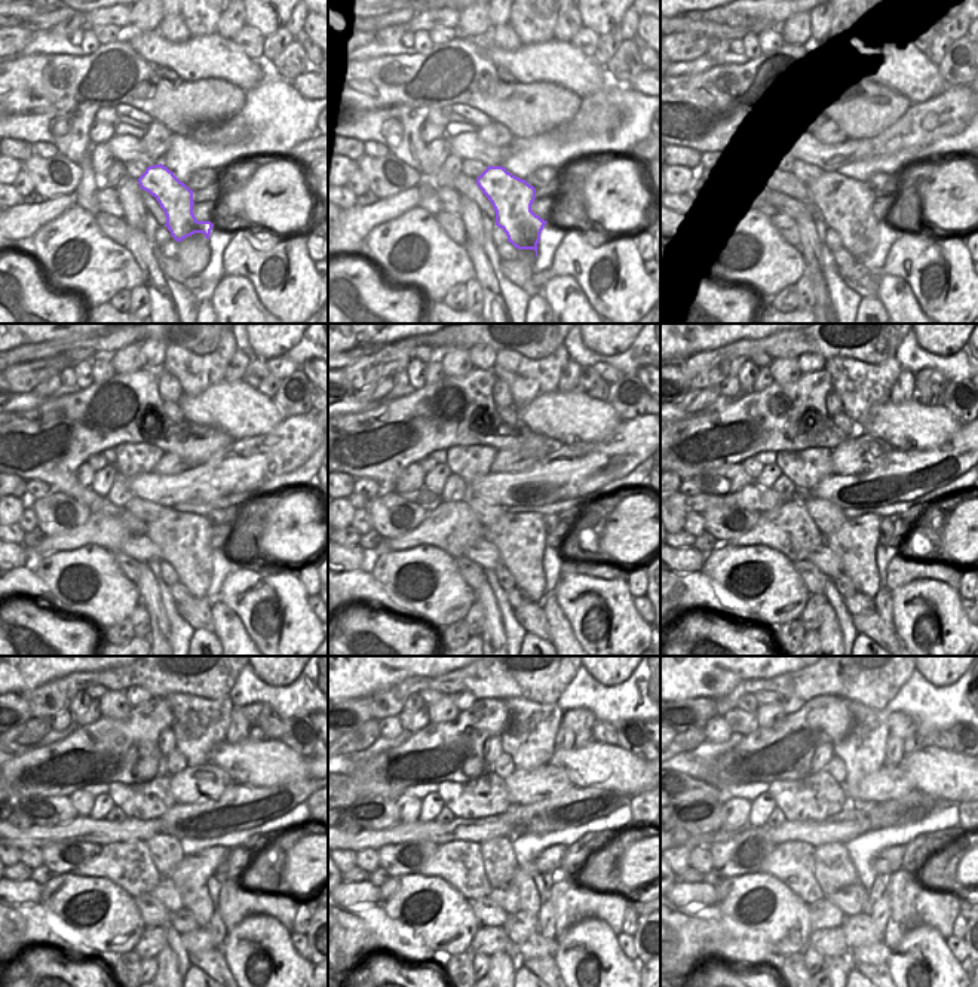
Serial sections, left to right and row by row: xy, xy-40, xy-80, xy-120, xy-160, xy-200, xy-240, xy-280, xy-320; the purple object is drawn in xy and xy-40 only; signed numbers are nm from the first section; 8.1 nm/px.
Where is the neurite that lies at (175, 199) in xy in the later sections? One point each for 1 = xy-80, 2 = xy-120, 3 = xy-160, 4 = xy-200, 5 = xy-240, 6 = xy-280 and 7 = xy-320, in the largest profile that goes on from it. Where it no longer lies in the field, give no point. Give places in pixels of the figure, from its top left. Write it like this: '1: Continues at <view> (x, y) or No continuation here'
1: Continues at xy-80 (846, 205)
2: Continues at xy-120 (184, 539)
3: Continues at xy-160 (520, 536)
4: Continues at xy-200 (855, 540)
5: Continues at xy-240 (190, 876)
6: Continues at xy-280 (549, 860)
7: Continues at xy-320 (889, 860)

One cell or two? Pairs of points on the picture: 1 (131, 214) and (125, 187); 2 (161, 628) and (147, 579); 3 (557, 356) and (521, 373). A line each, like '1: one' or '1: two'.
1: one
2: one
3: one

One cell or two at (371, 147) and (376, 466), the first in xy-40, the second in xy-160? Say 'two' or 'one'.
two

